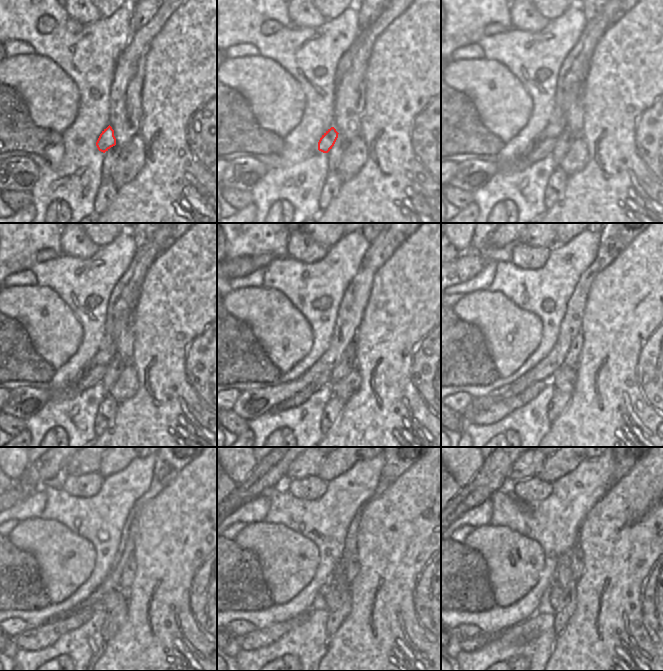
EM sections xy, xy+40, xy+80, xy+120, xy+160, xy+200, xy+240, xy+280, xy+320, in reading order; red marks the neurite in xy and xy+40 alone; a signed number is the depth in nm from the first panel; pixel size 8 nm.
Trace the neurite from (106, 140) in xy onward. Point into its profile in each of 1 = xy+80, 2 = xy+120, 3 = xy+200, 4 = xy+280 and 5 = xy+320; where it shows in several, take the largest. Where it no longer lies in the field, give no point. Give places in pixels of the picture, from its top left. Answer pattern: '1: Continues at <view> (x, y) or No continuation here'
1: Continues at xy+80 (542, 149)
2: Continues at xy+120 (95, 376)
3: Continues at xy+200 (493, 414)
4: Continues at xy+280 (258, 638)
5: Continues at xy+320 (468, 644)

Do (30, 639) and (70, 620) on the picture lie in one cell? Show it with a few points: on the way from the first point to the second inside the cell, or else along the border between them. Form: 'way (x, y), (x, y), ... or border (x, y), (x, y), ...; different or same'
way (40, 637), (49, 633), (55, 627), (60, 626); same

